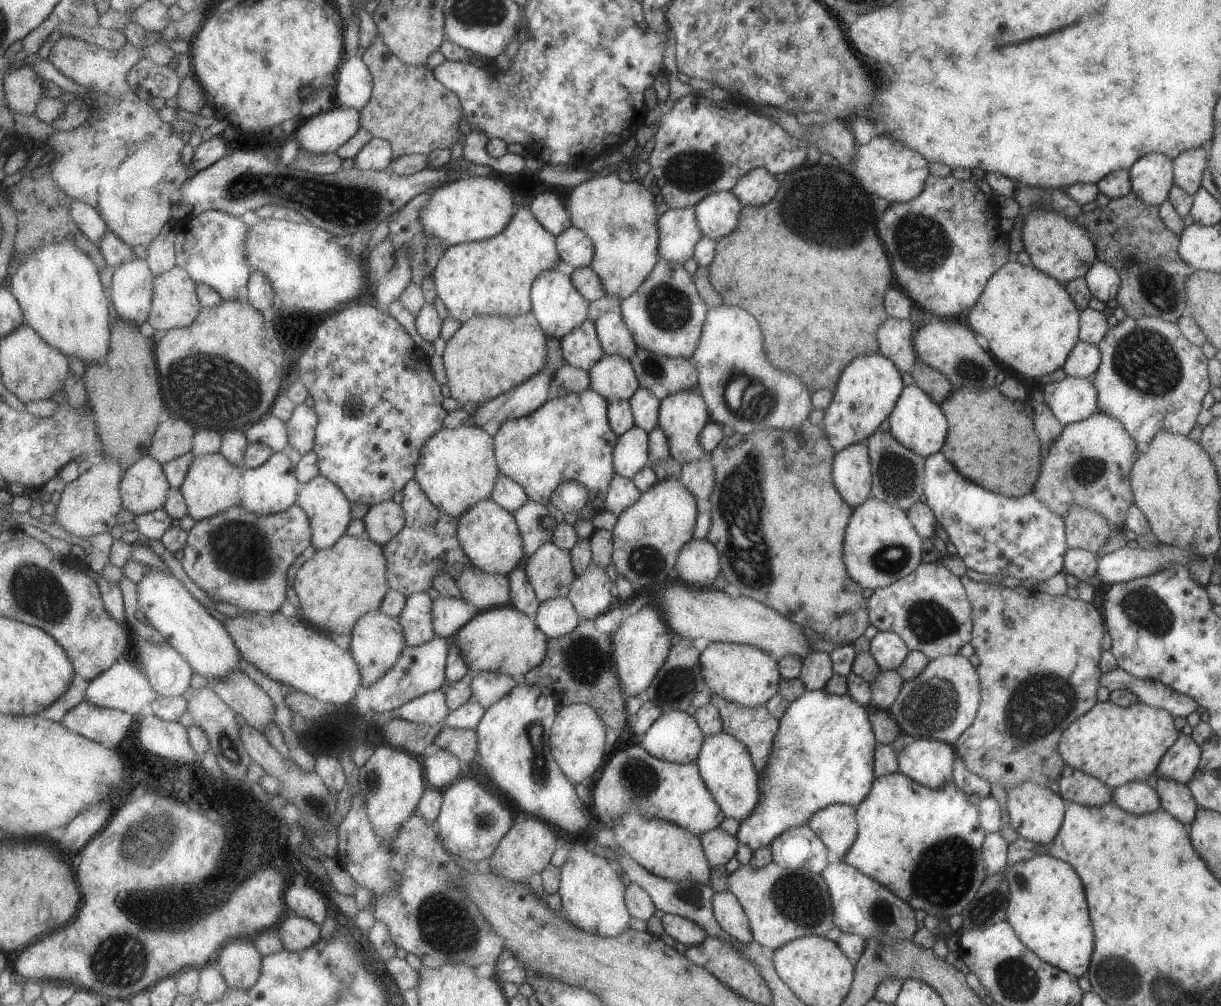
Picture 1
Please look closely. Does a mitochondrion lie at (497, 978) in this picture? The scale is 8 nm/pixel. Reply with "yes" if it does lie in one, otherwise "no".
no

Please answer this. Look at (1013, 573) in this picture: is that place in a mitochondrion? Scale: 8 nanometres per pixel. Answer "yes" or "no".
no

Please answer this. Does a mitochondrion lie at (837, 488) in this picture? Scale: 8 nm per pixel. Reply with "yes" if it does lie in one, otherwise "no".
no

